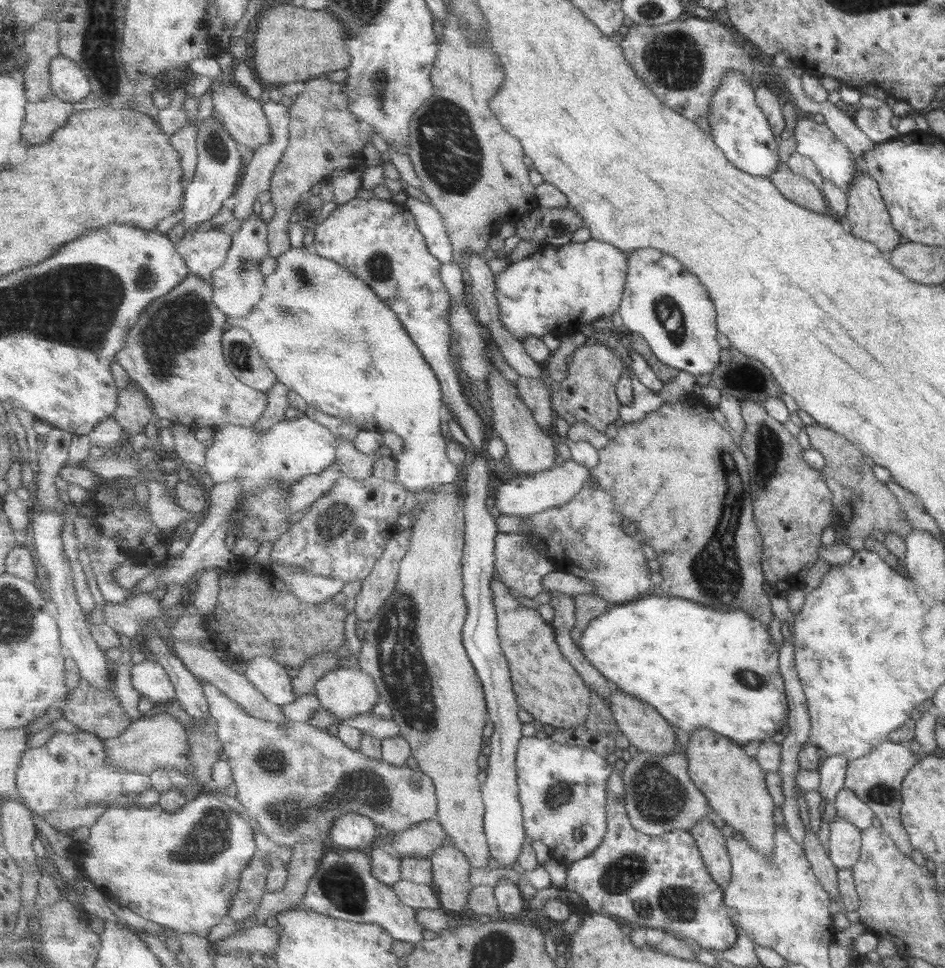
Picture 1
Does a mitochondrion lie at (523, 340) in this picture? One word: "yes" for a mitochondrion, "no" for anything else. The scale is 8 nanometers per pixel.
no

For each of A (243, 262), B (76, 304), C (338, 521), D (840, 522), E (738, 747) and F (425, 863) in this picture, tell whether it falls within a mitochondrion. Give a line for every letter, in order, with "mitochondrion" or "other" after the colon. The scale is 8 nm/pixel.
A: mitochondrion
B: mitochondrion
C: mitochondrion
D: other
E: other
F: other

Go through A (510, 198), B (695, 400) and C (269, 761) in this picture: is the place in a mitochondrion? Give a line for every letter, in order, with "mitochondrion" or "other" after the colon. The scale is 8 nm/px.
A: other
B: other
C: mitochondrion

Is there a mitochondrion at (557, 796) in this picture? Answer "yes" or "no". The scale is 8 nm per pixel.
yes

